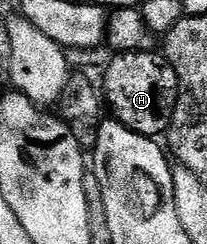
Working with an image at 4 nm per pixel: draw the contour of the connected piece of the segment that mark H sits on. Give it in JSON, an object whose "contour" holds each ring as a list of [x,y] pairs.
{"contour":[[[134,51],[133,53],[119,53],[115,60],[107,67],[103,75],[103,87],[101,83],[101,95],[105,100],[108,112],[119,122],[123,123],[138,135],[159,137],[171,126],[171,113],[175,109],[177,98],[177,80],[175,72],[167,66],[166,62],[158,54],[149,51]]]}

